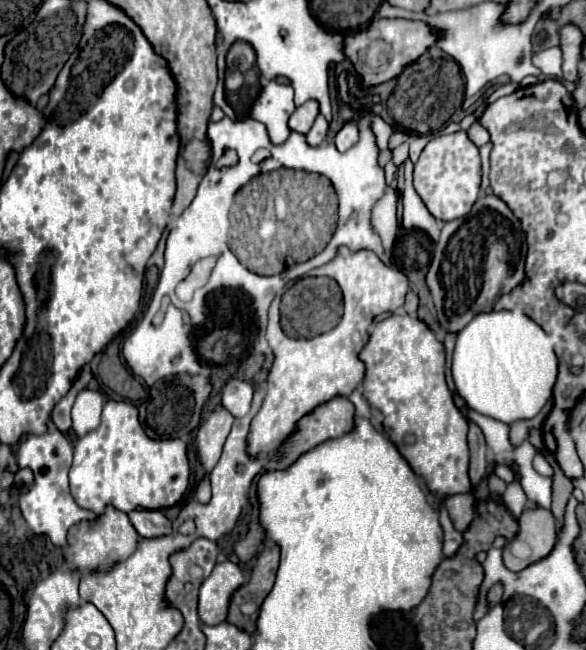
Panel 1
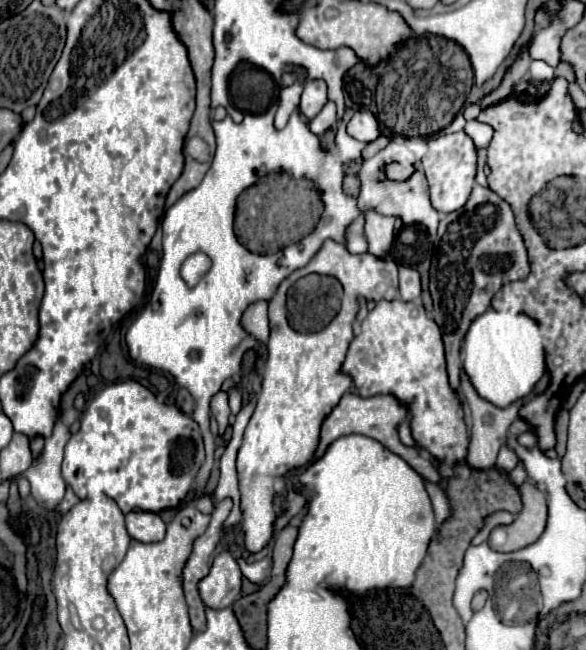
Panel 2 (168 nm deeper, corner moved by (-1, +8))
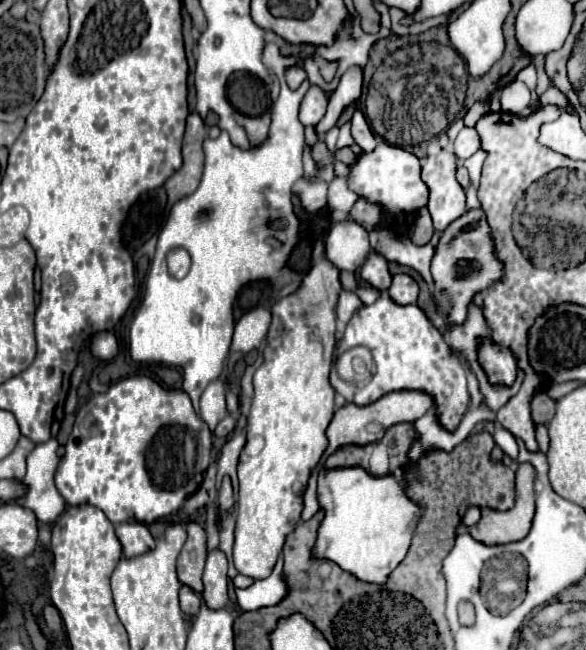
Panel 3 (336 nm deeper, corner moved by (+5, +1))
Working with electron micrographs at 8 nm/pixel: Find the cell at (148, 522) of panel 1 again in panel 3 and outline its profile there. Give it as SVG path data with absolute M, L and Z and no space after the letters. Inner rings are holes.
M124 522L116 526L116 536L122 544L124 556L140 556L144 552L150 552L154 548L154 538L148 532L148 528L140 522Z

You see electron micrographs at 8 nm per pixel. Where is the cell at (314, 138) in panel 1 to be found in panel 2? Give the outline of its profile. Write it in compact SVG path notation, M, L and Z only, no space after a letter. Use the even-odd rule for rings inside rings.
M326 103L324 109L308 123L310 131L314 135L322 135L326 129L330 129L336 123L336 105L334 103Z

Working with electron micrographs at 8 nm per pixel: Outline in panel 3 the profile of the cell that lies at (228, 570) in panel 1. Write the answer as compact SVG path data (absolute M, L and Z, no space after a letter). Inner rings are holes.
M212 550L208 552L208 560L206 560L206 568L204 568L204 602L208 604L208 608L224 608L228 602L228 560L226 554L222 550Z

